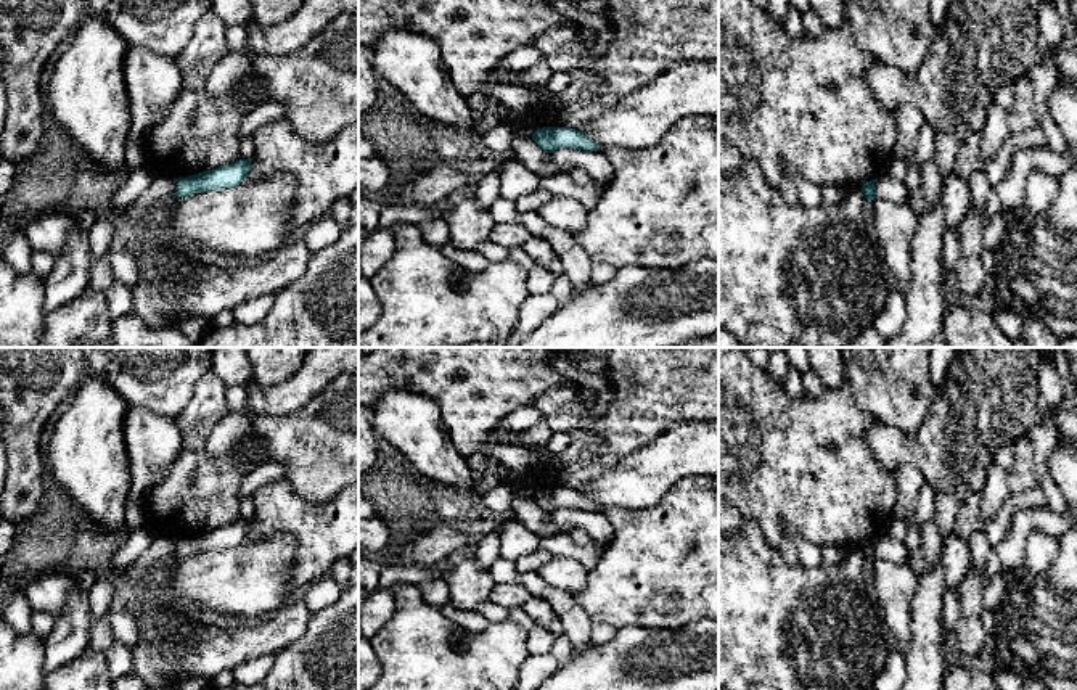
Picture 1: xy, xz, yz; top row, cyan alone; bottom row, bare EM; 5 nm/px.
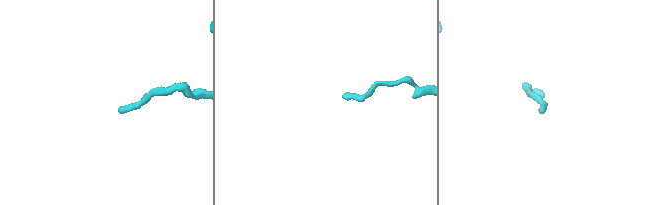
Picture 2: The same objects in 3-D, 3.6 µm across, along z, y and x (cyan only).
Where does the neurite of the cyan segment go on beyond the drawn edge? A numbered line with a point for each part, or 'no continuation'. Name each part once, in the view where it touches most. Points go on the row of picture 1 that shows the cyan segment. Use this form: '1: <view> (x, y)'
1: xz (524, 148)

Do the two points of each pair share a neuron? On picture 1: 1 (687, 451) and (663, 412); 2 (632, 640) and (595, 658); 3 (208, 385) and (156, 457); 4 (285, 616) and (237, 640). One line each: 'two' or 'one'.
1: two
2: one
3: two
4: one

